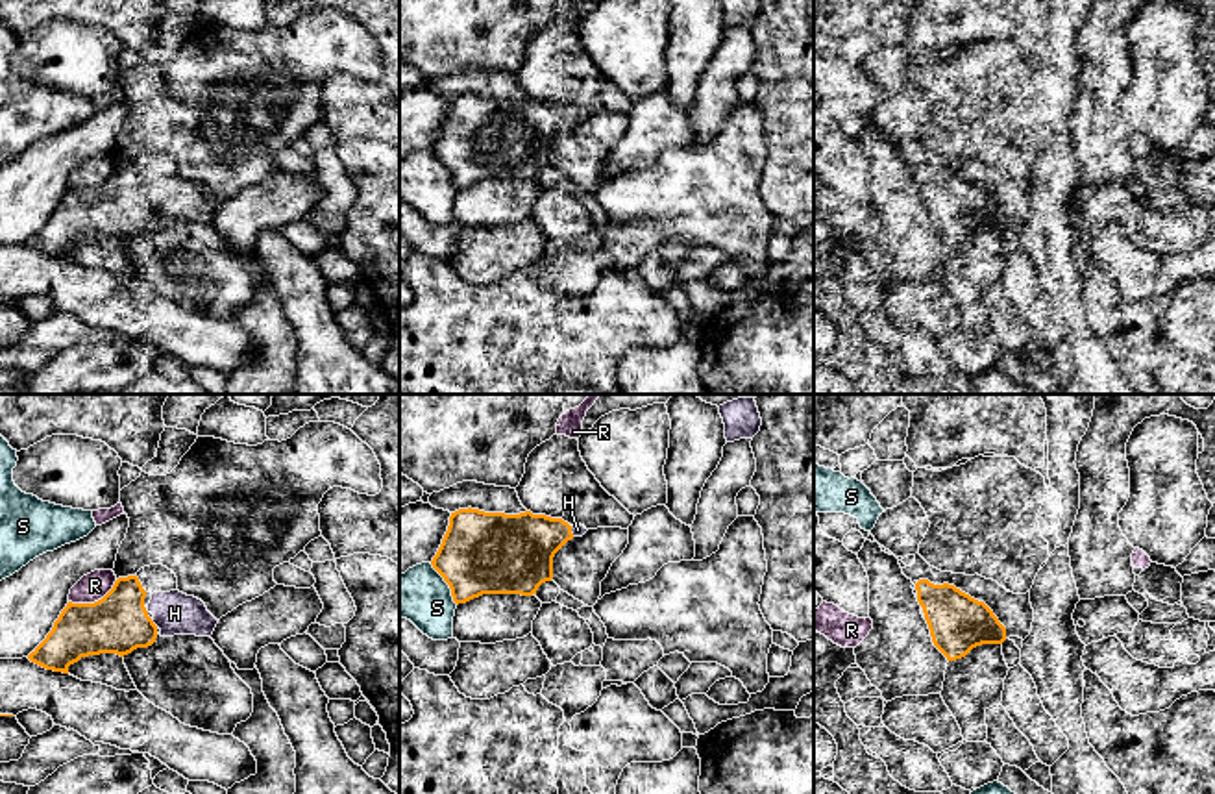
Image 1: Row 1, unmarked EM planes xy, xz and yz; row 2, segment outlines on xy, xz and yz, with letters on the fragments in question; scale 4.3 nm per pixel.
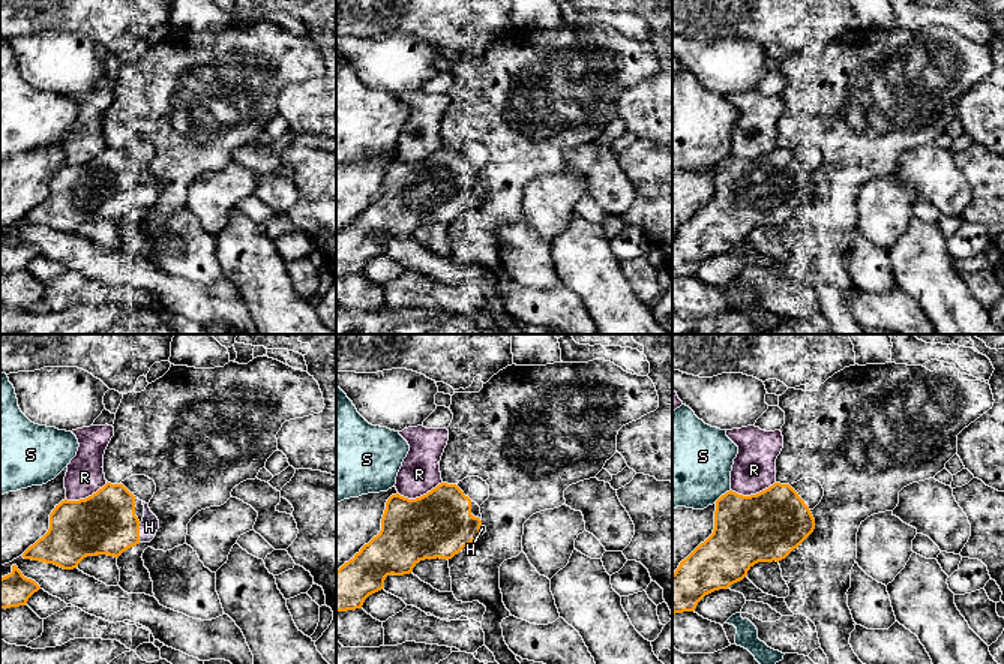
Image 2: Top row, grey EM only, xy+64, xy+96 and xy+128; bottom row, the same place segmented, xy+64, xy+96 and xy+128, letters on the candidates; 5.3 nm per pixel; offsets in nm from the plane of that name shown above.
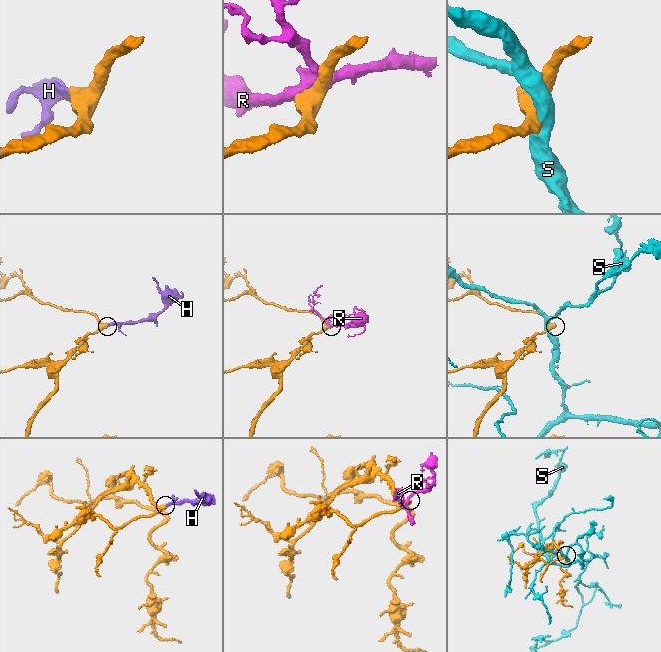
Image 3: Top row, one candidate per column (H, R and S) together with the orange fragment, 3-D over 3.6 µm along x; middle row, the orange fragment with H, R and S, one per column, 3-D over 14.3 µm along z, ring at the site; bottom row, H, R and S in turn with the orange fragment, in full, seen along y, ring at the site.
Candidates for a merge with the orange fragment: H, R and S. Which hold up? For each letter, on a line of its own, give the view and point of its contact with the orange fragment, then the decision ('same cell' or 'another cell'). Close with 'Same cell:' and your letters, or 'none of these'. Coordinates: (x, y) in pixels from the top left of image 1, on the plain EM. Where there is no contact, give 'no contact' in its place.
H: xy (154, 210) | same cell
R: xy (95, 187) | another cell
S: xz (446, 167) | another cell
Same cell: H

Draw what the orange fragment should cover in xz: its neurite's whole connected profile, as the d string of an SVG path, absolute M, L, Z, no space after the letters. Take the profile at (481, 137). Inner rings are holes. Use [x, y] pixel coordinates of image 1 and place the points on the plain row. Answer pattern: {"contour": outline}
{"contour": "M459 94L451 98L431 150L449 170L457 191L483 180L533 181L553 165L555 139L586 117L581 109L531 96Z"}

